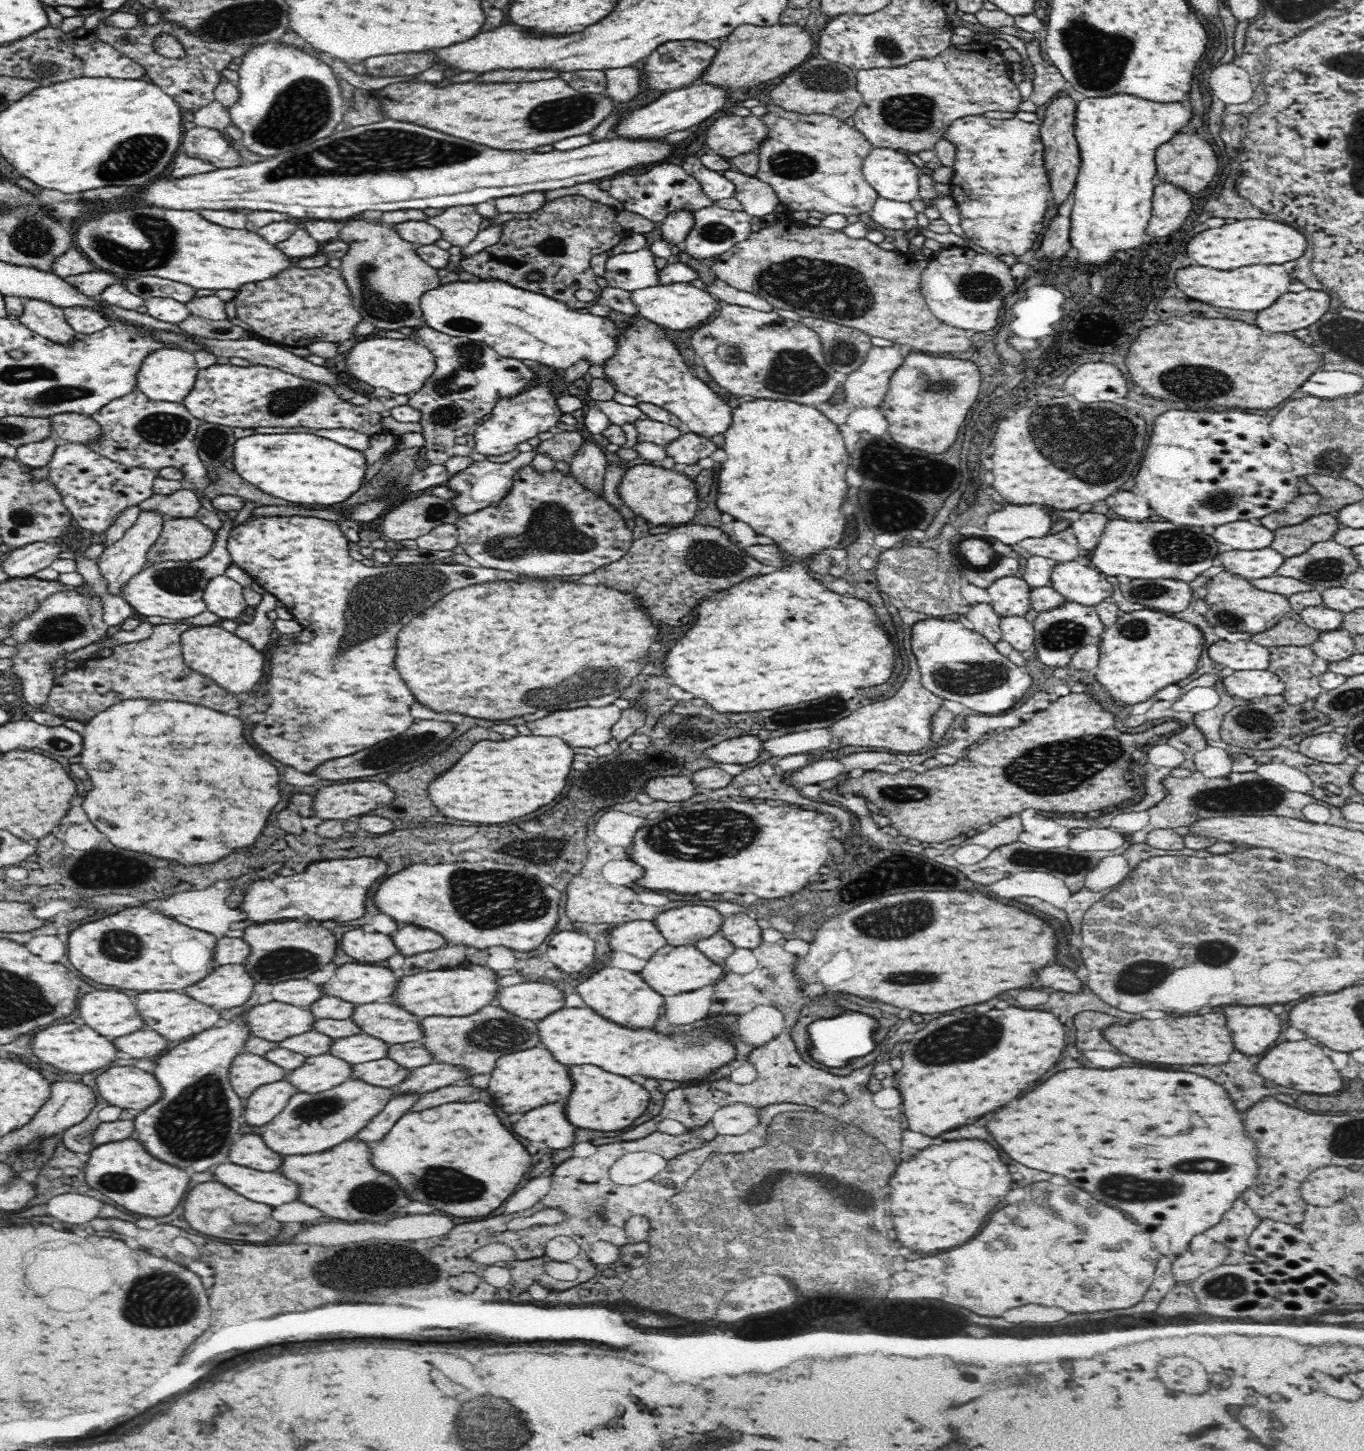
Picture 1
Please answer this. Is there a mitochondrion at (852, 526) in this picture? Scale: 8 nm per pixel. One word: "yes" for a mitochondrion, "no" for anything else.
no

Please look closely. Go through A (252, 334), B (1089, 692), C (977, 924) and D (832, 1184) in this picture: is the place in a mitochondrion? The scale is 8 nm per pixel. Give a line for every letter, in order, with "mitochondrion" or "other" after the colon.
A: other
B: other
C: other
D: other

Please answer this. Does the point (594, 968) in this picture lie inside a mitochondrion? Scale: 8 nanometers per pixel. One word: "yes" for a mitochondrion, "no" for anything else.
no

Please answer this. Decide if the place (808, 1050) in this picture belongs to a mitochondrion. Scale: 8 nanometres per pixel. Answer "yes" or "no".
no

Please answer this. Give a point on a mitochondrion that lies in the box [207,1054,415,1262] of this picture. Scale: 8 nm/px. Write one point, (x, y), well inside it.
(368, 1198)

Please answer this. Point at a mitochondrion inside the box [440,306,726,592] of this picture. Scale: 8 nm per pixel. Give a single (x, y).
(551, 529)

